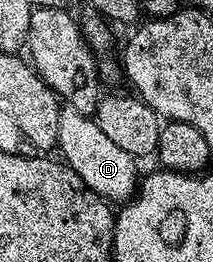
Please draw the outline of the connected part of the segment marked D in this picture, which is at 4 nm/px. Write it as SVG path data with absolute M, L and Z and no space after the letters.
M68 106L62 107L57 148L61 152L60 159L79 174L91 191L100 194L107 202L121 204L133 198L139 184L136 157L115 146L115 142L99 130L93 116L85 116Z

